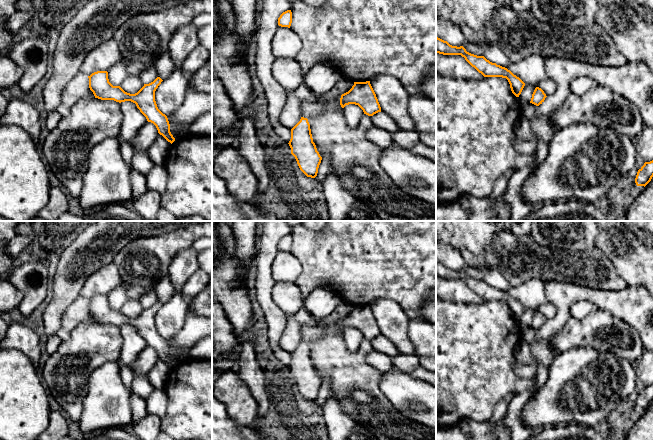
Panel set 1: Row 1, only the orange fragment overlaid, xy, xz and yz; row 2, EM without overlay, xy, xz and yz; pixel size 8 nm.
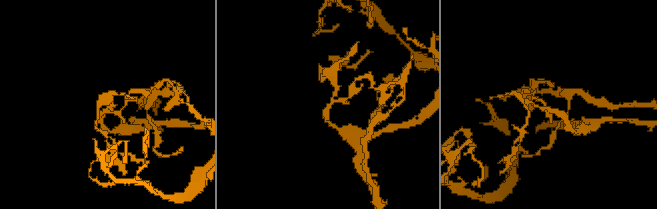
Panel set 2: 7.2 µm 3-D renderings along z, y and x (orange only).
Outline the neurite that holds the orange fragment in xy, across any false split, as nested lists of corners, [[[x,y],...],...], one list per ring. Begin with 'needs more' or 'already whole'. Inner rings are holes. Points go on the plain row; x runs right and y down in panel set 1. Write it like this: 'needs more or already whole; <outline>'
already whole; [[[97,295],[89,302],[89,312],[95,322],[101,324],[114,324],[116,326],[131,325],[136,328],[140,336],[146,341],[148,346],[153,347],[160,359],[171,368],[175,362],[170,356],[168,342],[157,331],[155,325],[155,315],[163,305],[157,301],[153,306],[144,310],[135,318],[125,316],[120,310],[113,310],[108,303],[107,295]]]

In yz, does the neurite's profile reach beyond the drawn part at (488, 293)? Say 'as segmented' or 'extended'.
as segmented

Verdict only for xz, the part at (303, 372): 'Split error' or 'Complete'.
Complete

